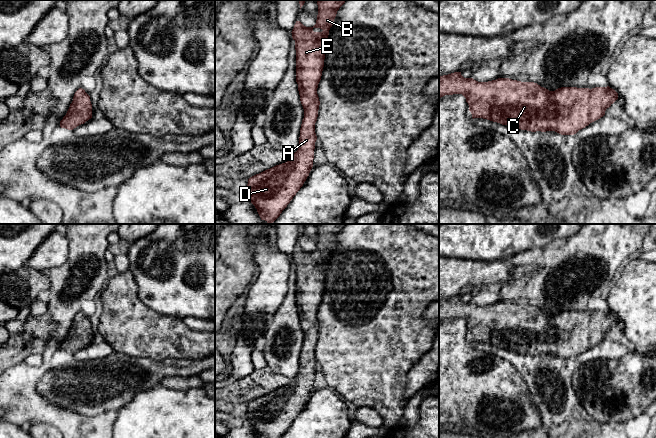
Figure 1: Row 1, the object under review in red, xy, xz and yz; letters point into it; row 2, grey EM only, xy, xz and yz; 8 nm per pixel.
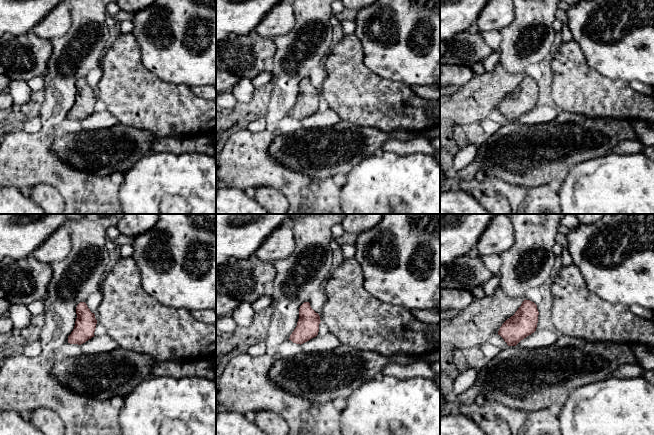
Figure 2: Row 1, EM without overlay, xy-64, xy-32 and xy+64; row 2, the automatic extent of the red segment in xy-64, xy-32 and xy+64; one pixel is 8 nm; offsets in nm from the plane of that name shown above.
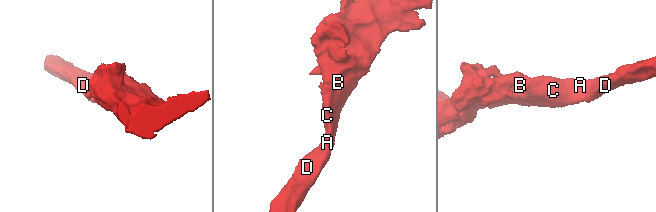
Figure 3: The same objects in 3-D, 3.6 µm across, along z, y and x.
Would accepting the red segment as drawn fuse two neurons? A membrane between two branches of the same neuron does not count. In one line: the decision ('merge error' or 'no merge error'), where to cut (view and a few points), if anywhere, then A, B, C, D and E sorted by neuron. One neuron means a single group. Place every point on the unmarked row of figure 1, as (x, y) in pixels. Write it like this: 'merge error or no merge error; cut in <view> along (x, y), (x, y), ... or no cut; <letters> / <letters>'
no merge error; no cut; A B C D E

